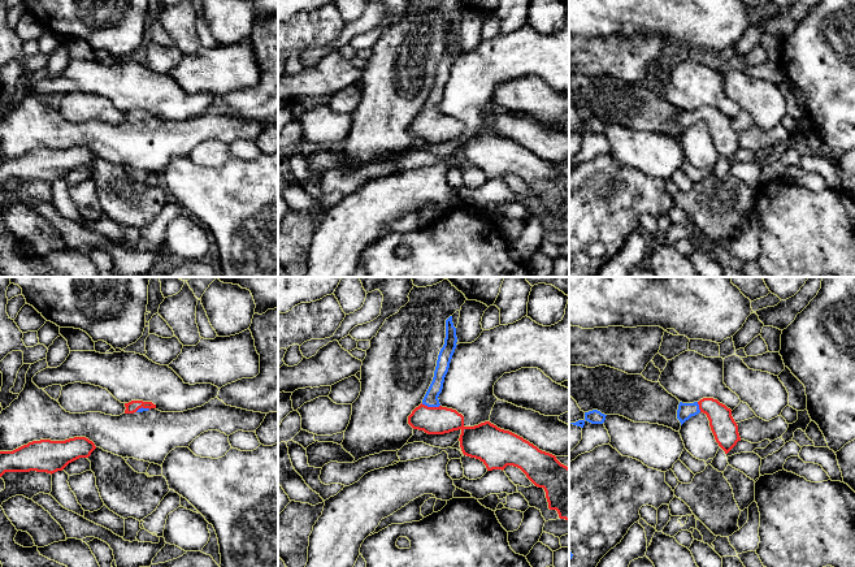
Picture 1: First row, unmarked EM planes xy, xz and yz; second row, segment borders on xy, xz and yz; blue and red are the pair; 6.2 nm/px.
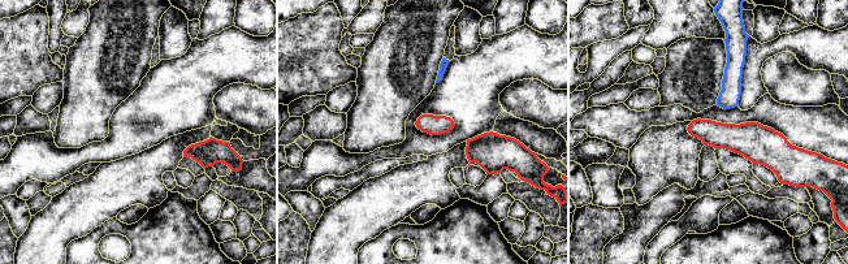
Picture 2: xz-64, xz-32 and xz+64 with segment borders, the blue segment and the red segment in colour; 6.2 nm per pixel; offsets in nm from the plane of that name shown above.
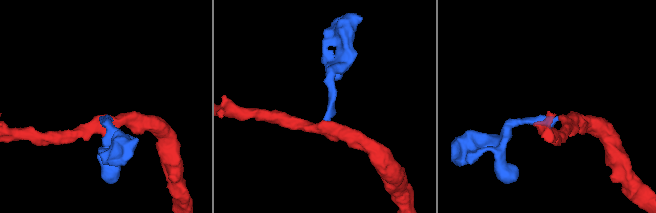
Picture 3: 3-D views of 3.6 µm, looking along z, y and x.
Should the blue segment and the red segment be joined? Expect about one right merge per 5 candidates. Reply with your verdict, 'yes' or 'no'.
yes

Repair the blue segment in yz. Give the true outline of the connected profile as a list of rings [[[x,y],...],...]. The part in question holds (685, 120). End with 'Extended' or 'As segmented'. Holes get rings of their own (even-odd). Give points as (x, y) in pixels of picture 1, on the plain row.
[[[703,107],[694,112],[680,111],[677,118],[677,127],[681,134],[691,125],[703,121],[709,129],[711,139],[719,155],[728,163],[738,150],[738,134],[732,125],[732,118],[713,107]]]. Extended

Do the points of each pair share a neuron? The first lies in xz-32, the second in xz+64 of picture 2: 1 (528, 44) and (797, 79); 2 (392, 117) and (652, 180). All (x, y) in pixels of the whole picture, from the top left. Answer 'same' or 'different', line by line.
1: different
2: same

